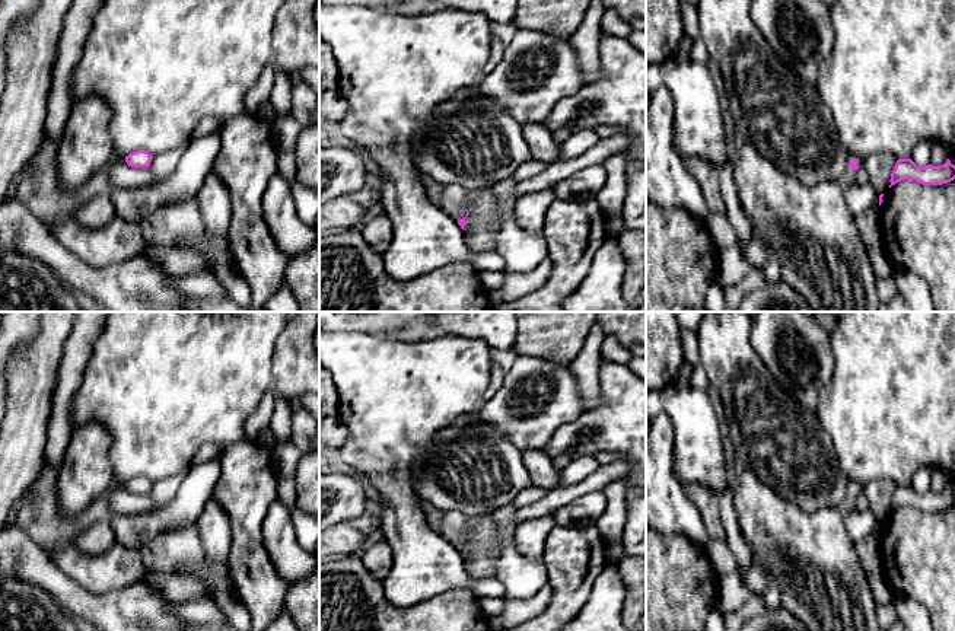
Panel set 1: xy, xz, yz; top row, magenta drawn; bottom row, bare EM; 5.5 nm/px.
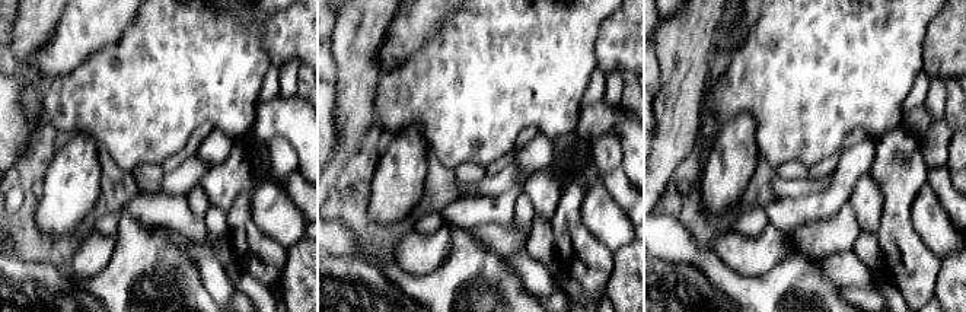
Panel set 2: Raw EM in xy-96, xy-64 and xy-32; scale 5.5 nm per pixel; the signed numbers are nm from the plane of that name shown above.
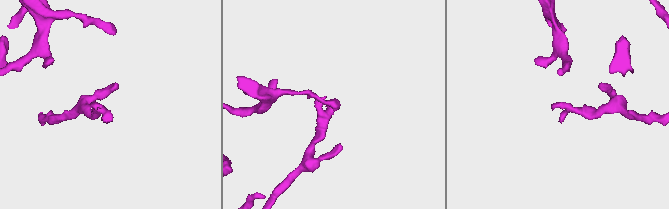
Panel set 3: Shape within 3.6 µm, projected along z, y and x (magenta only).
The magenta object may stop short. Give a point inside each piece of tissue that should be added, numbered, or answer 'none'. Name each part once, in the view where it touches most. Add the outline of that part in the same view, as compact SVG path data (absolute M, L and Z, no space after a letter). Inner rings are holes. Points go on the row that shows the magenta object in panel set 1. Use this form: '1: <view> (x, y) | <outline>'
1: yz (849, 177) | M850 153L850 154L849 154L849 159L847 159L846 171L844 171L844 173L843 173L843 176L841 176L841 181L840 181L844 188L856 184L856 172L857 172L857 171L854 171L854 169L850 166L850 162L851 162L853 159L857 162L859 169L860 169L860 168L865 168L865 163L863 163L865 157L856 156L856 154L851 154L851 153Z

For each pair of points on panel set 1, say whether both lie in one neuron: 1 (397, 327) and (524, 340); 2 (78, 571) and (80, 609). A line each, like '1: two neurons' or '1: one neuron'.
1: two neurons
2: two neurons

